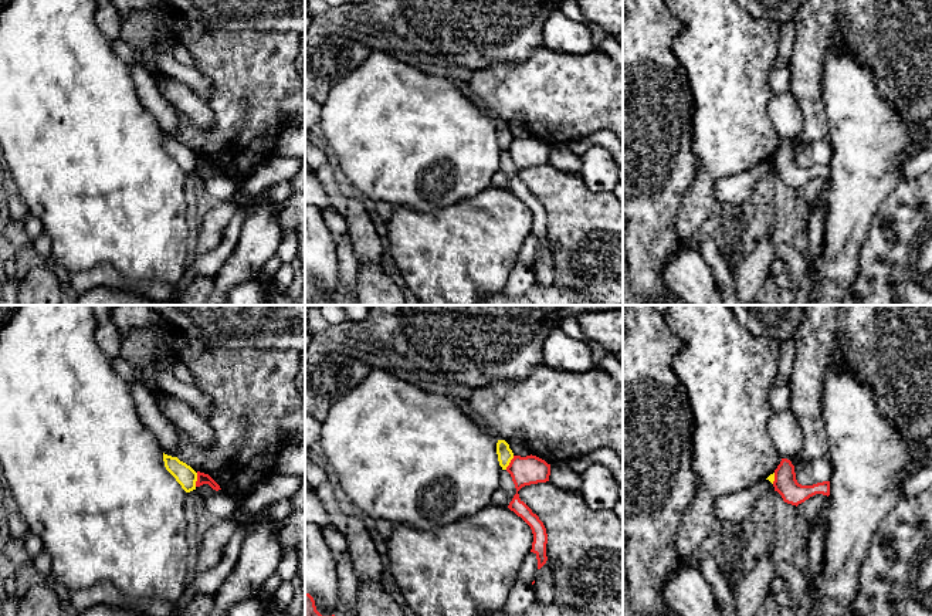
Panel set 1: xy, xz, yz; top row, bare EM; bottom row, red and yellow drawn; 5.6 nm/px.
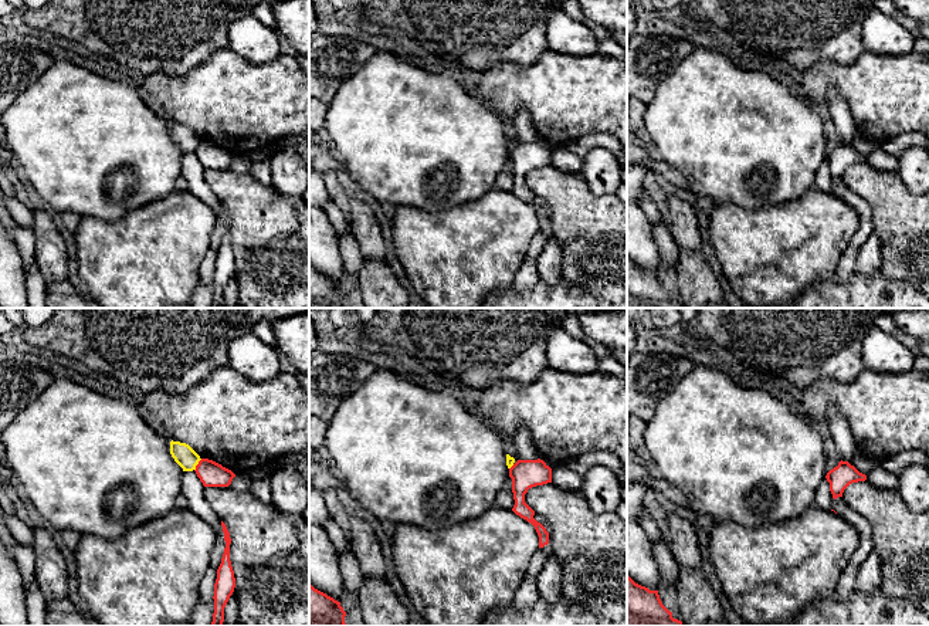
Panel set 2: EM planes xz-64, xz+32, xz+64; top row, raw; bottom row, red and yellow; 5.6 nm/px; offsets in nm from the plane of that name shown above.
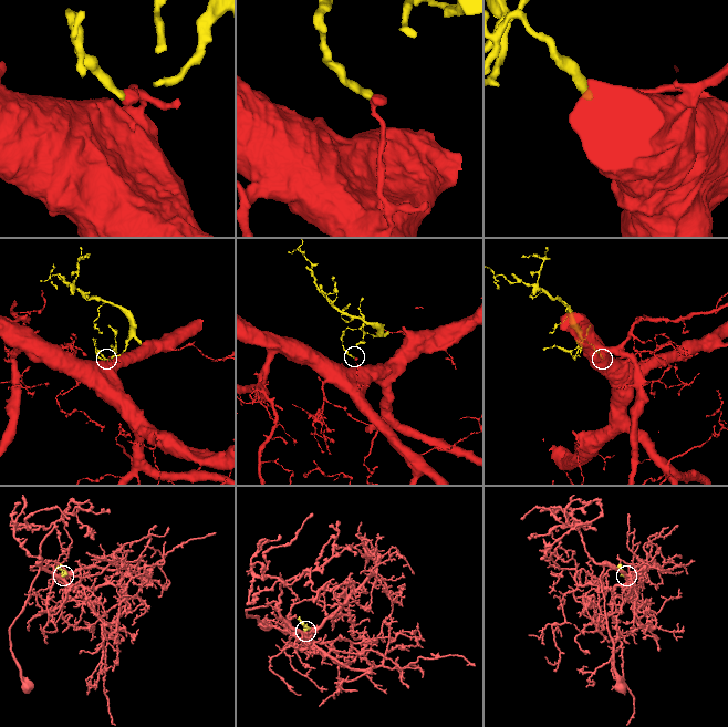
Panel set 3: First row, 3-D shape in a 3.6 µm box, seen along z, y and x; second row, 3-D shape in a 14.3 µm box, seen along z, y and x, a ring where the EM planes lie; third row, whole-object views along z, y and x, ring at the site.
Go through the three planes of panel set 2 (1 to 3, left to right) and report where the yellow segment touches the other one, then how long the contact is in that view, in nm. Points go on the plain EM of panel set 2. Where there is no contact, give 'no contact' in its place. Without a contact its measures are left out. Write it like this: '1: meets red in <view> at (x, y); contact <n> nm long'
1: meets red in xz-64 at (197, 146); contact 80 nm long
2: meets red in xz+32 at (511, 149); contact 40 nm long
3: no contact

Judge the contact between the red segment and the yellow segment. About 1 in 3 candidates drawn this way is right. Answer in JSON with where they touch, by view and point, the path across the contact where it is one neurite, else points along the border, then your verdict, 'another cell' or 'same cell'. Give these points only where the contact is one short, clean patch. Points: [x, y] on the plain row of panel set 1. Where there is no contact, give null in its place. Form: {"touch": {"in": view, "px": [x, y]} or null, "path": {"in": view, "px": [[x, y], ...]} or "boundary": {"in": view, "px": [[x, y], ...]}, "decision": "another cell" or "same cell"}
{"touch": {"in": "xy", "px": [197, 162]}, "boundary": {"in": "xy", "px": [[197, 155], [195, 168]]}, "decision": "another cell"}

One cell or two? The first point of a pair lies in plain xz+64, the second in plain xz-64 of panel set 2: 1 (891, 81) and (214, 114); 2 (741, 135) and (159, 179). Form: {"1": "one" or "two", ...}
{"1": "one", "2": "one"}

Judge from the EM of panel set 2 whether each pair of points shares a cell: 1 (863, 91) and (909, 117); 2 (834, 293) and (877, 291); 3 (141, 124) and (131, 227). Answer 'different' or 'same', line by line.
1: same
2: same
3: different

